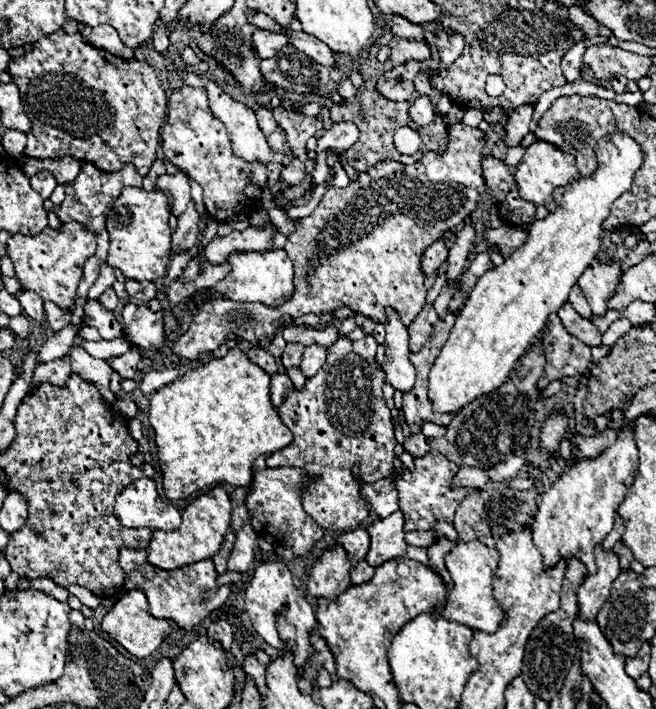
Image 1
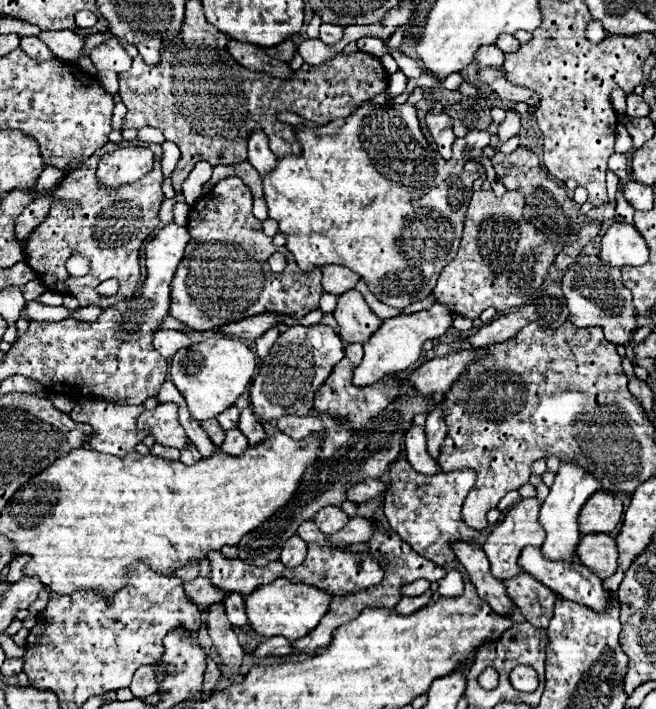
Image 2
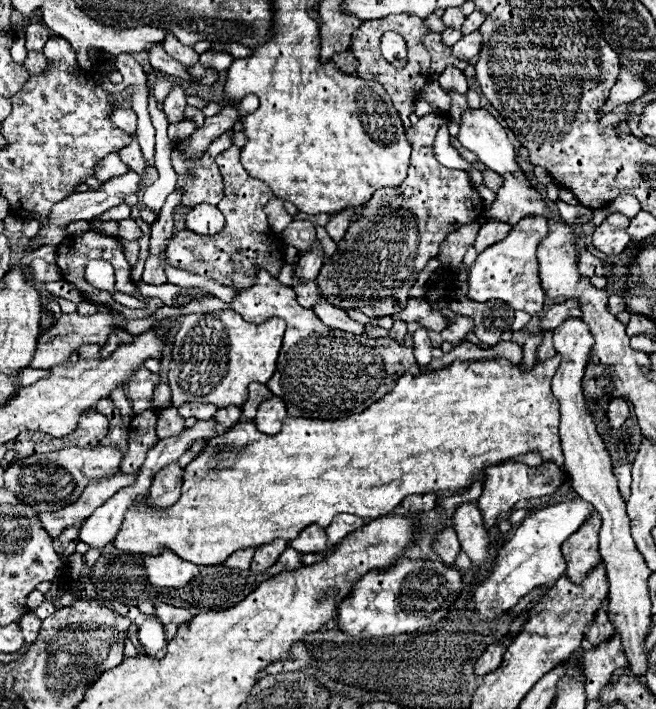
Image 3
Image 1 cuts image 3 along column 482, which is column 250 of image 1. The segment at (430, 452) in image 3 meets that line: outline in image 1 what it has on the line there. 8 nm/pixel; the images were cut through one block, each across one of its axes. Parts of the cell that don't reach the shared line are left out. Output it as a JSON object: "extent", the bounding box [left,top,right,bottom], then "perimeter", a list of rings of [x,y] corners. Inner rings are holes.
{"extent":[150,348,292,500],"perimeter":[[[232,348],[224,358],[208,360],[196,370],[188,370],[182,378],[156,390],[150,398],[150,424],[154,428],[158,460],[162,470],[164,494],[170,500],[188,498],[196,490],[206,490],[216,484],[248,486],[252,480],[252,464],[258,456],[268,456],[292,442],[292,432],[282,424],[276,408],[270,402],[270,374],[250,362],[250,358]]]}

